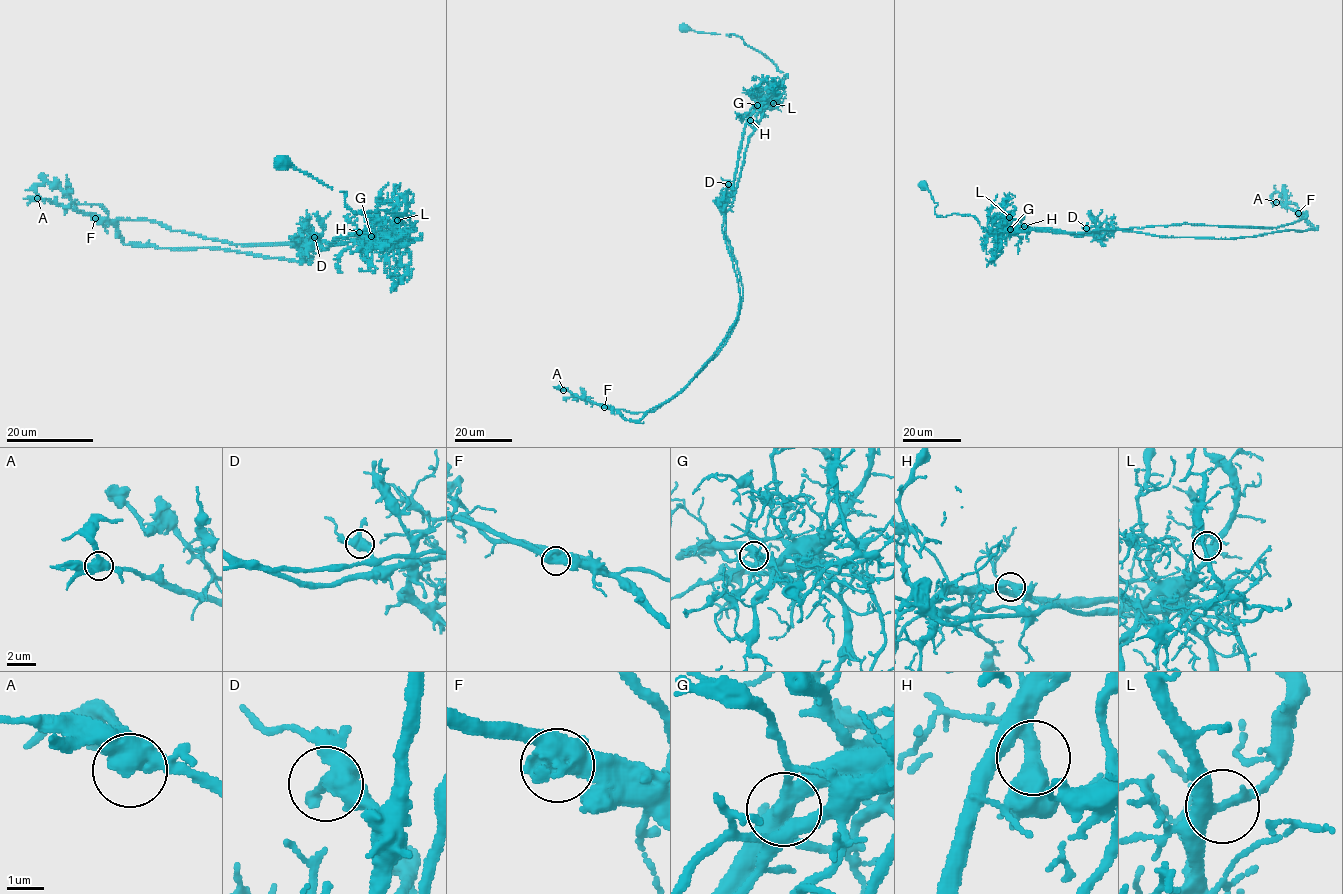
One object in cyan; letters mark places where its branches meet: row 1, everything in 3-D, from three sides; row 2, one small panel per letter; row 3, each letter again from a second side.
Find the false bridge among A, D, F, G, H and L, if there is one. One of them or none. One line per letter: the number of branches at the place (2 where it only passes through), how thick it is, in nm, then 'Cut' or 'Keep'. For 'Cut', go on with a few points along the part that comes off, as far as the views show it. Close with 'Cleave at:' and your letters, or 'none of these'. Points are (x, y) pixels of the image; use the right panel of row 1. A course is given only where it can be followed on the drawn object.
A: Branches: 3. Thickness 500 nm. Keep
D: Branches: 3. Thickness 480 nm. Keep
F: Branches: 2. Thickness 600 nm. Keep
G: Branches: 3. Thickness 400 nm. Cut. Course of the part to remove: (1010, 228), (1014, 233), (1083, 233), (1181, 224), (1278, 228), (1307, 214), (1286, 201), (1285, 185)
H: Branches: 3. Thickness 380 nm. Keep
L: Branches: 3. Thickness 280 nm. Keep
Cleave at: G

